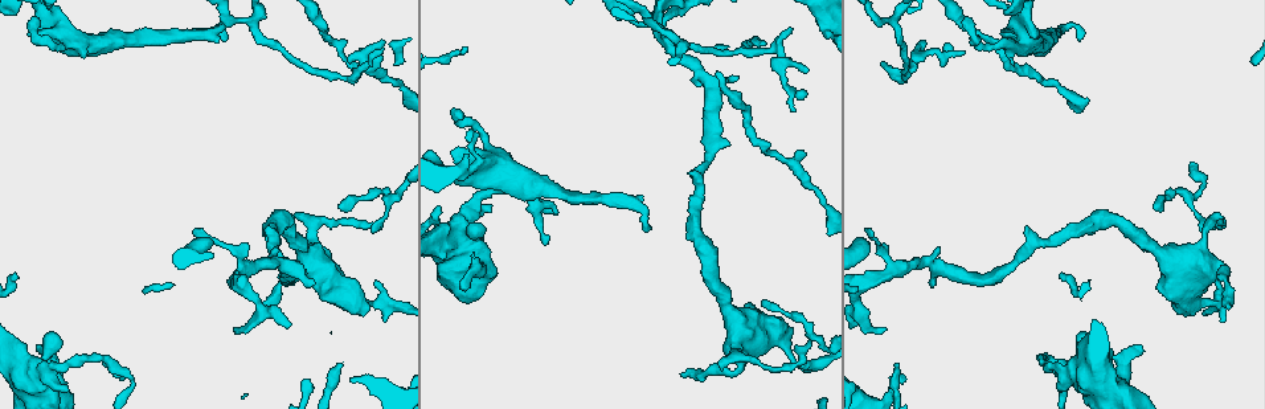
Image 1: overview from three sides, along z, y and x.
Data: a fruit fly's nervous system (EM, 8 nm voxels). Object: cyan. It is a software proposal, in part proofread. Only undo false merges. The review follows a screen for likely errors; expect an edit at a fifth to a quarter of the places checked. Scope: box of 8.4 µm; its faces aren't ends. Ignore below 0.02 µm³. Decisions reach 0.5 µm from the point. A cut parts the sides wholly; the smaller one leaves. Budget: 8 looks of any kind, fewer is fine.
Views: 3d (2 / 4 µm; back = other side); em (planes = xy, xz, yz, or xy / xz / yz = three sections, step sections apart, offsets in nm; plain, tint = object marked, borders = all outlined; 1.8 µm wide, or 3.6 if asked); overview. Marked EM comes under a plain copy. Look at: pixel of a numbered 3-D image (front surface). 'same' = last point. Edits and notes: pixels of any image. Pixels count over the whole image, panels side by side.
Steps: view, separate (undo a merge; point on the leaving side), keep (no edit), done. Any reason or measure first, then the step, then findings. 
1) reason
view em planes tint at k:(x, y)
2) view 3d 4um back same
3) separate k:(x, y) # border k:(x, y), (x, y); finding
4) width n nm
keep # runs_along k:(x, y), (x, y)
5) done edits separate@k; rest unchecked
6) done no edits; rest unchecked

abrupt turn
view em xy step 16 tint at 1:(1203, 282)

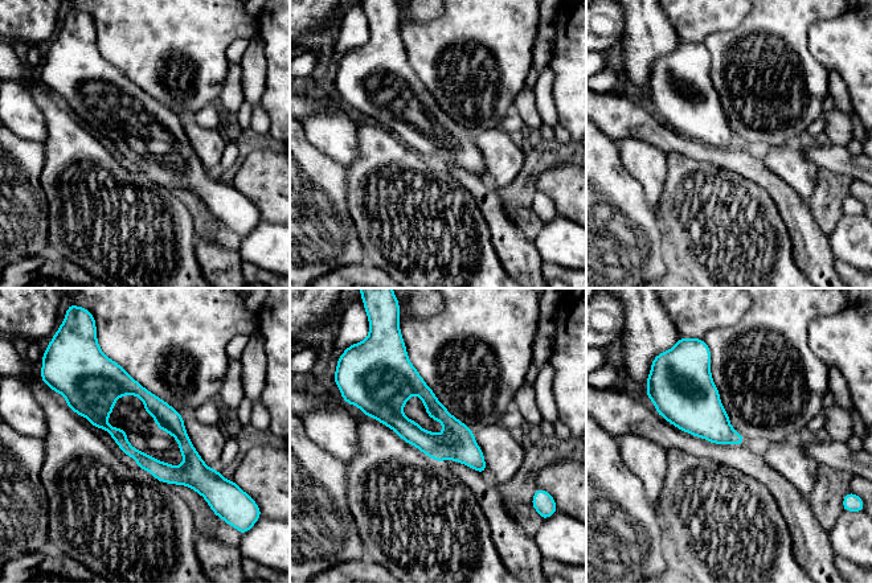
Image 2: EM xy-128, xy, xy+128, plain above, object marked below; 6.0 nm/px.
cut it another way
view em planes tint same

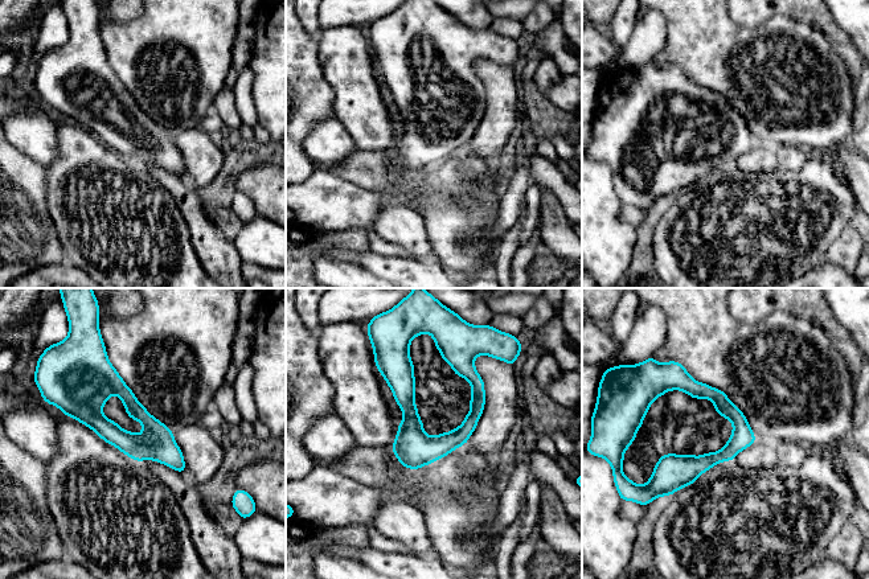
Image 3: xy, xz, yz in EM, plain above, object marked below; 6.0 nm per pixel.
keep # runs_along 3:(97, 369), (181, 468); one cell here

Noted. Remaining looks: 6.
sudden change in width
view 3d 4um at 1:(460, 232)

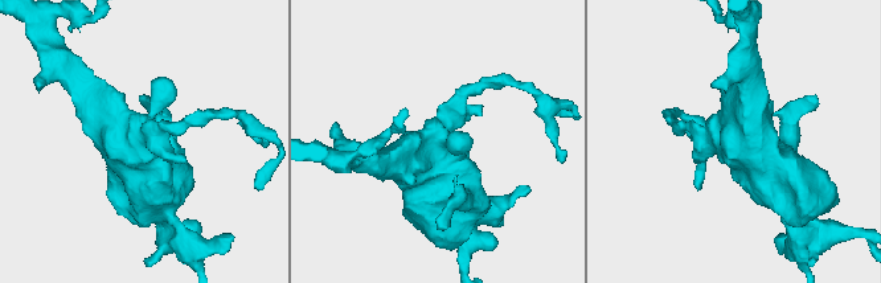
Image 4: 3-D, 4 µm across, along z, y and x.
view em 3.6um planes tint at 4:(137, 145)

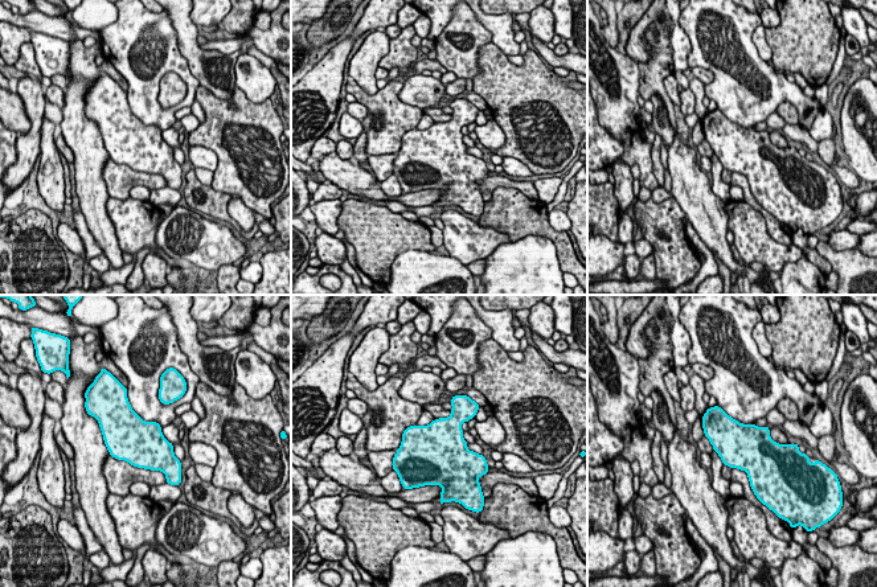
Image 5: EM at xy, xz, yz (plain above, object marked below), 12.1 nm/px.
width 550 nm
keep # all the same cell

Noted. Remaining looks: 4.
calibre changes
view em planes borders at 1:(629, 11)

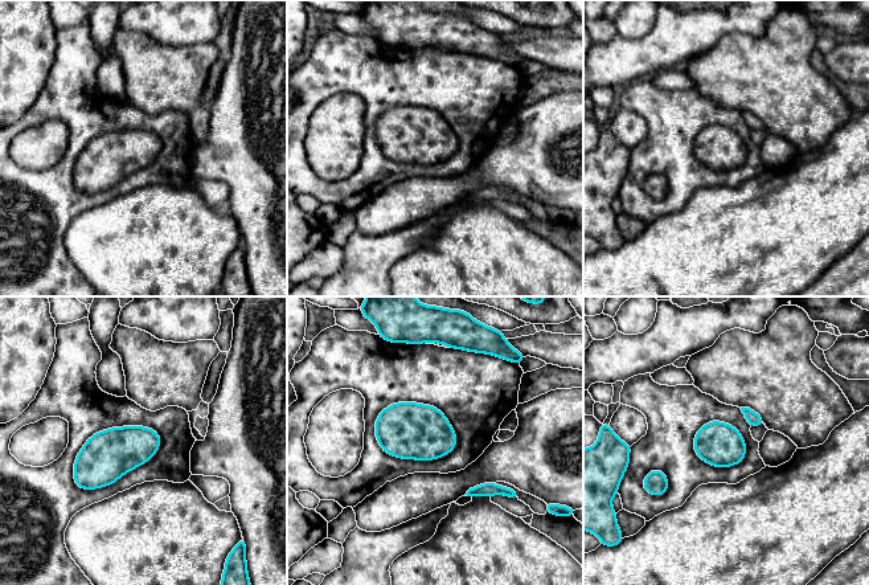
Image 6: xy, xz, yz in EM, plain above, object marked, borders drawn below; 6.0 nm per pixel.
width 280 nm
keep # one cell here

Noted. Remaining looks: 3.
done no edits; rest unchecked

